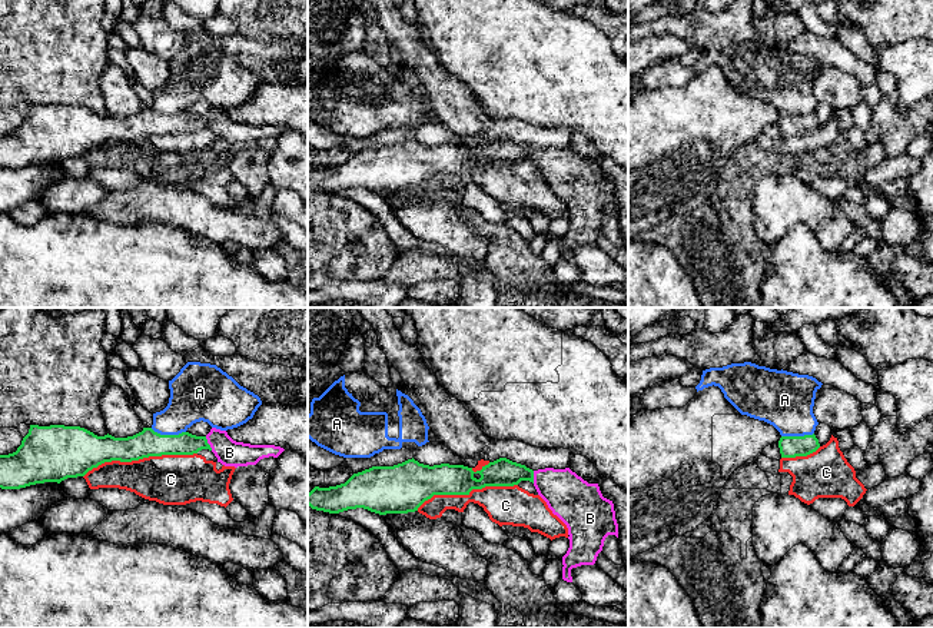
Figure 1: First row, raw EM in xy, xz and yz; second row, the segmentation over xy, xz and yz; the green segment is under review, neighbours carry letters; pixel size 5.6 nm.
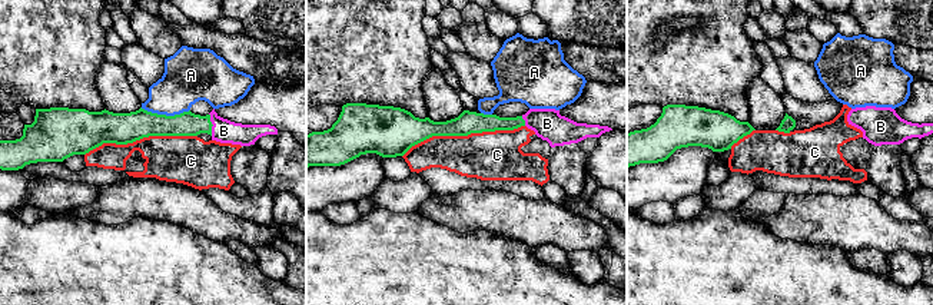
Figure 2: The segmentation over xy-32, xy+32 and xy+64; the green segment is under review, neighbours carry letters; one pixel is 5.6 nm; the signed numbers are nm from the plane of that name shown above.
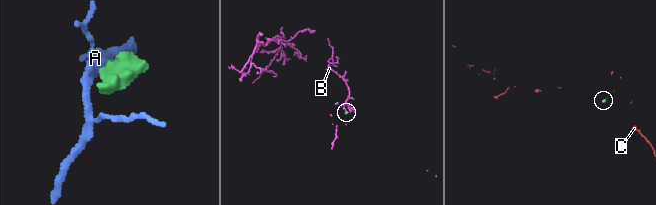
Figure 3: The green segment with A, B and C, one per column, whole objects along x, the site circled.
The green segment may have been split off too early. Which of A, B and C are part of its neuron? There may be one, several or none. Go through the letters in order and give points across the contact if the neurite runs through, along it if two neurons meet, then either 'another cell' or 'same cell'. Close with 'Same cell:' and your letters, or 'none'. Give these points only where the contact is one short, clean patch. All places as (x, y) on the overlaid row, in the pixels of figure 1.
A: another cell
B: way xy (183, 444), (208, 444), (221, 444), (229, 452); same cell
C: another cell
Same cell: B

